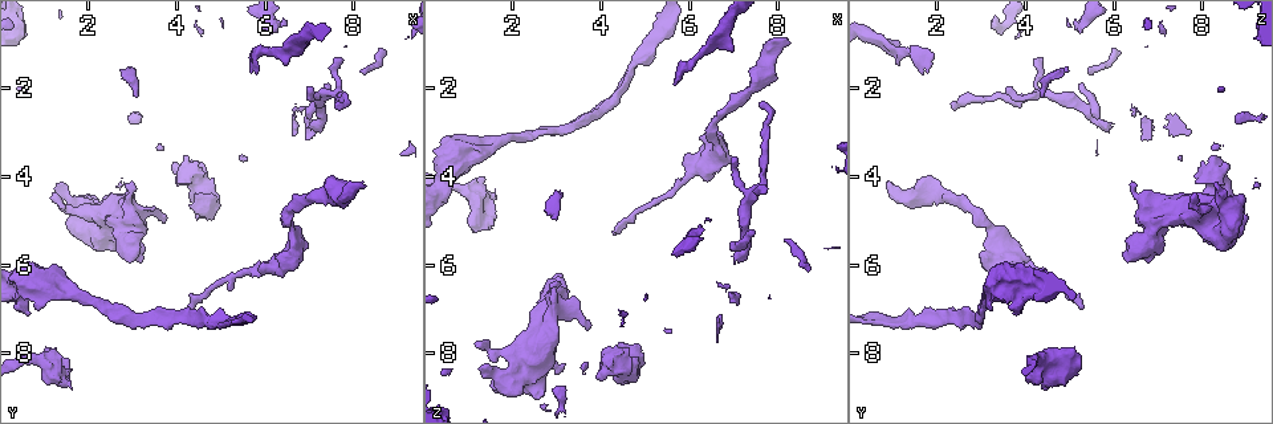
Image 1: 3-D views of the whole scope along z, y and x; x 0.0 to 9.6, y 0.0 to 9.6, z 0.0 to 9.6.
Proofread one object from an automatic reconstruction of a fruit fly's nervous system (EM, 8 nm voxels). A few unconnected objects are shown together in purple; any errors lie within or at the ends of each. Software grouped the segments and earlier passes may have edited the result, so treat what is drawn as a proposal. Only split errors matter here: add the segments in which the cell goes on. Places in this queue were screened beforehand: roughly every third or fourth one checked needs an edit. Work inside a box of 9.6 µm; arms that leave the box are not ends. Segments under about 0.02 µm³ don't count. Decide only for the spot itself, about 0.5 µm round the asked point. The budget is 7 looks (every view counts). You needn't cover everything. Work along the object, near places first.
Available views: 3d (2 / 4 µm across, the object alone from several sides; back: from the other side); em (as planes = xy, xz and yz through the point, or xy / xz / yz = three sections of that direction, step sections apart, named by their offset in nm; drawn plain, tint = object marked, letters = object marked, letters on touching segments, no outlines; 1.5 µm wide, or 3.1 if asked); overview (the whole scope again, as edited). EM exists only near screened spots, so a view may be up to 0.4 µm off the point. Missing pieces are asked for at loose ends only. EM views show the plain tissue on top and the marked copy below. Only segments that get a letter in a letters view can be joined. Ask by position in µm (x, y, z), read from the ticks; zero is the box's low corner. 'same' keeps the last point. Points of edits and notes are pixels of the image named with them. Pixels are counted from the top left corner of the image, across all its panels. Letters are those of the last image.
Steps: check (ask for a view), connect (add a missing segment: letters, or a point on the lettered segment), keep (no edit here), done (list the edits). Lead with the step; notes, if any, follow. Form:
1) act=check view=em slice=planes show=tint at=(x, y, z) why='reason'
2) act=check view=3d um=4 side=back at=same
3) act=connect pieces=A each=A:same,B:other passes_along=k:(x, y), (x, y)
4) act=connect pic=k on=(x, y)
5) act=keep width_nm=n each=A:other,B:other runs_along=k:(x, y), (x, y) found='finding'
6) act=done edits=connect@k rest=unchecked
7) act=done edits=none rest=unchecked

act=check view=3d um=2 side=back at=(8.20, 4.10, 0.90)

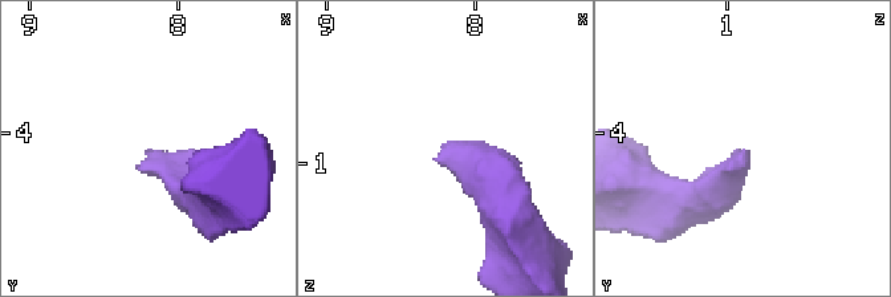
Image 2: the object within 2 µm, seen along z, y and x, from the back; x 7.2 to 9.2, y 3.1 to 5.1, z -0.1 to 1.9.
act=check view=em slice=xz step=8 show=letters at=(8.20, 4.08, 0.88)

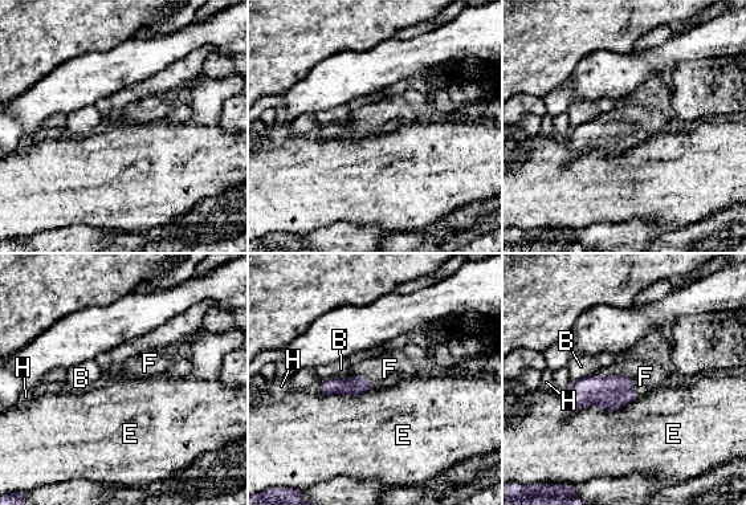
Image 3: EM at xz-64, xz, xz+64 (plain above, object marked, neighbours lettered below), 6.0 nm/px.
act=connect pieces=F each=B:other,E:other,F:same,H:other passes_along=3:(611, 392), (620, 374), (645, 377) found='it goes on there'

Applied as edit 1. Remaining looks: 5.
act=check view=overview

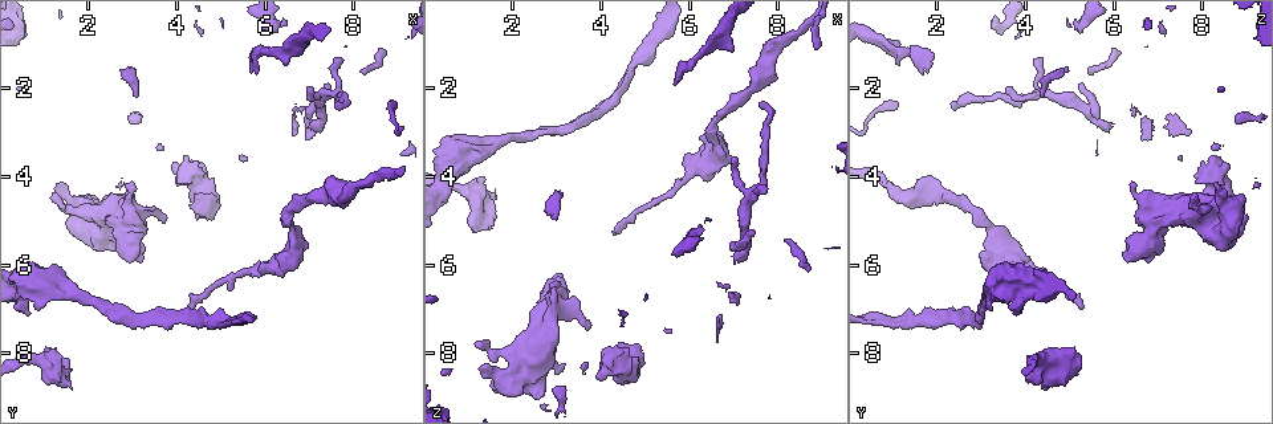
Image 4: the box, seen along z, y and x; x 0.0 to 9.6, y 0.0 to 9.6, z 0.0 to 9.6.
act=check view=3d um=4 at=(5.65, 1.60, 1.80) why='an open end'

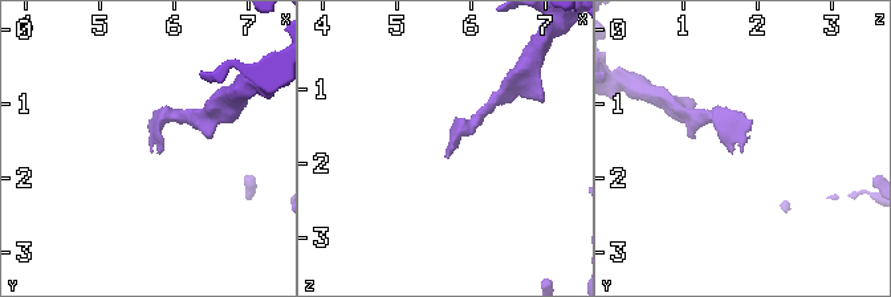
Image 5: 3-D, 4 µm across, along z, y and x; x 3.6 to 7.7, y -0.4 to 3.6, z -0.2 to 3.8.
act=check view=em slice=planes show=letters at=(5.65, 1.65, 1.85)

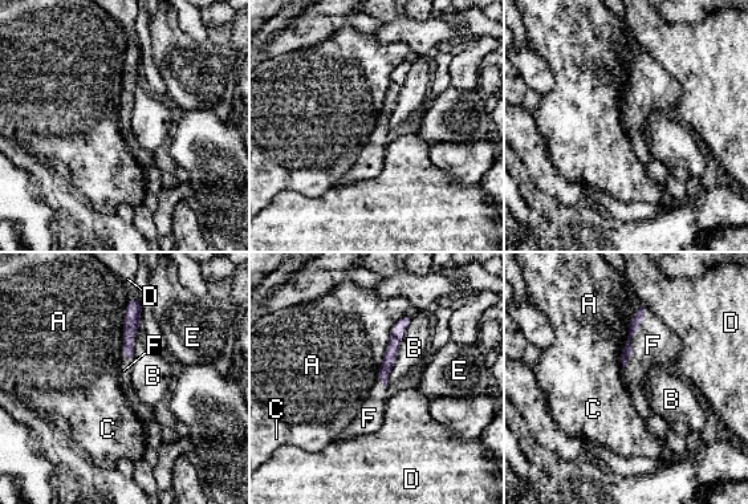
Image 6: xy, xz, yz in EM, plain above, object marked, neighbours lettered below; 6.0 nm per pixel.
act=connect pieces=F longest_contact=A:440nm each=A:other,B:other,C:other,D:other,E:other,F:same passes_along=6:(635, 321), (630, 337), (653, 345) found='it goes on there'

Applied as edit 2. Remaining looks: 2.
act=done edits=connect@3,connect@6 rest=unchecked

